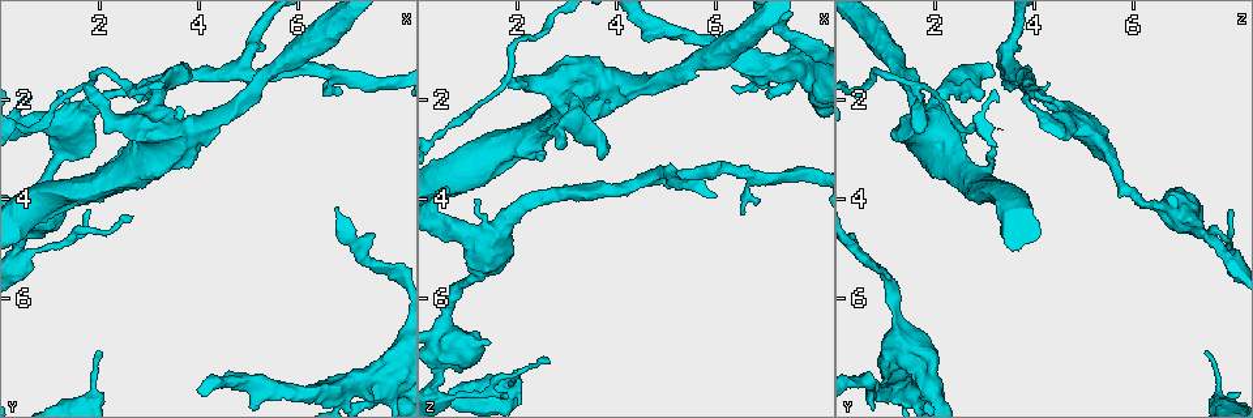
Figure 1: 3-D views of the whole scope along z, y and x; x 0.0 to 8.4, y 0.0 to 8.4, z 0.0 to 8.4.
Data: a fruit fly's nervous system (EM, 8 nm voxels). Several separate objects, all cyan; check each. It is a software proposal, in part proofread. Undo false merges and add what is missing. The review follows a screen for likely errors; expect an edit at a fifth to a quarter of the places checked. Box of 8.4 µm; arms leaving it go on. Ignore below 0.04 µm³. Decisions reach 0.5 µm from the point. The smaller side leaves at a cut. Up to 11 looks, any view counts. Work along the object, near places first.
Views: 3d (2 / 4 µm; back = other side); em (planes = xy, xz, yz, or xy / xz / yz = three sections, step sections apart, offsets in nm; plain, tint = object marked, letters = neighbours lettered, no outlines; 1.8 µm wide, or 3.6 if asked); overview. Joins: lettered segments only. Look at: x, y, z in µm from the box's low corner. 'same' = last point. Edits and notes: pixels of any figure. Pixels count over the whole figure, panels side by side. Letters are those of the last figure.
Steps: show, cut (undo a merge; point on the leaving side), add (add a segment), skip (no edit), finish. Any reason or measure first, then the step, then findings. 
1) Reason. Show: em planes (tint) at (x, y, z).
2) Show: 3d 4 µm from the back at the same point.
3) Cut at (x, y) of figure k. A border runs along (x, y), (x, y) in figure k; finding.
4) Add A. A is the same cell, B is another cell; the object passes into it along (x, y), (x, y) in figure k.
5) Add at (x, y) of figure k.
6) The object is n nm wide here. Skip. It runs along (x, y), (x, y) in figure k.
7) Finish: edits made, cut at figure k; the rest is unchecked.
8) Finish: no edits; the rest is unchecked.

Calibre changes. Show: em 3.6 µm xz step 16 (tint) at (4.10, 2.60, 1.65).

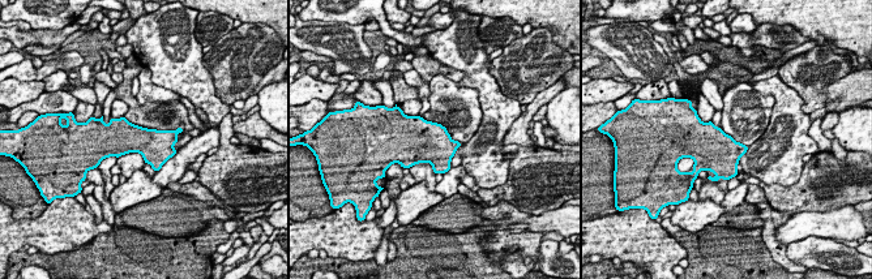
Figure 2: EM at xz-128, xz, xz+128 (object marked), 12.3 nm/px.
Show: em 3.6 µm planes (letters) at the same point.

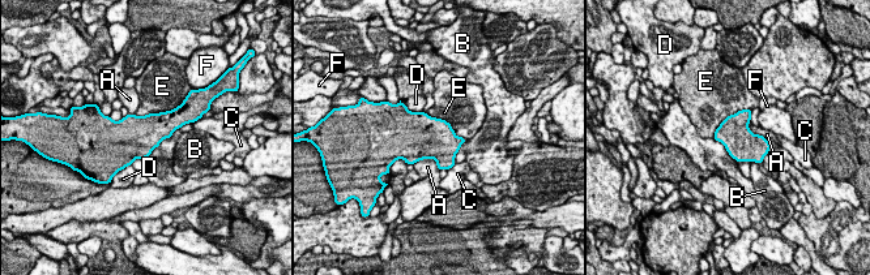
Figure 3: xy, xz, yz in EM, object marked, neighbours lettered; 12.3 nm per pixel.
The object is 400 nm wide here. Skip. A, B, C, D, E and F are other cells; a border runs along (413, 163), (434, 159), (439, 170) in figure 3; one neuron here.

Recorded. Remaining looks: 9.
Abrupt turn. Show: em xz step 8 (tint) at (1.85, 1.90, 1.70).

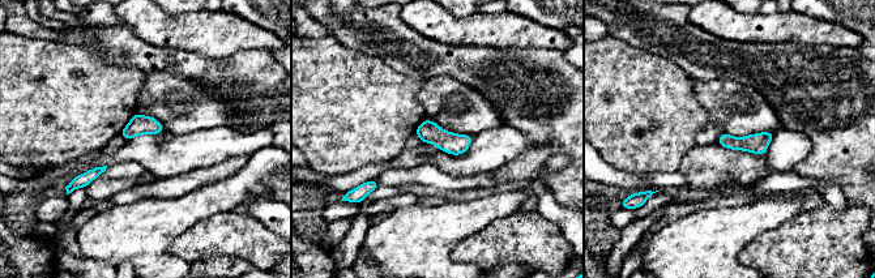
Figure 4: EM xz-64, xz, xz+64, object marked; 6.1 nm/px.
Show: em yz step 4 (letters) at the same point.

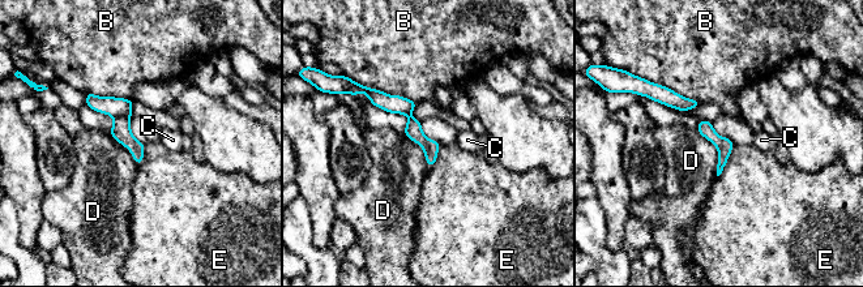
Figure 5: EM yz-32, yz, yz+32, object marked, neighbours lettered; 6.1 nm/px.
The longest contact is with B, 380 nm. Cut at (111, 106) of figure 5. B, C, D and E are other cells; two neurons meet here.

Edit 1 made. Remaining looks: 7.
Side arm on a straight run. Show: 3d 4 µm at (4.75, 1.45, 3.55).

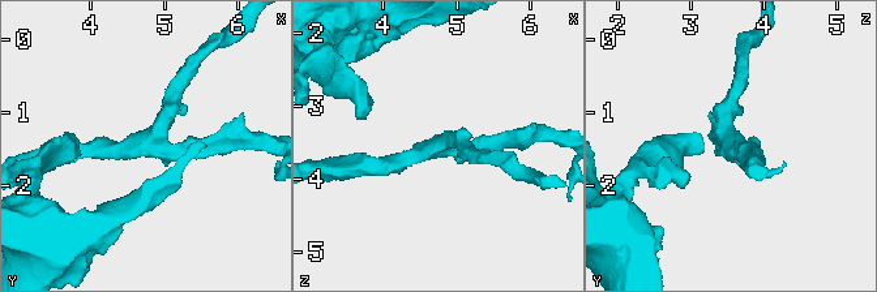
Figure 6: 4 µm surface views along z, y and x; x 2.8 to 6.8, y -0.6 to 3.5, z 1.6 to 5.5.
3 arms meet here; the arms are 200, 220, 240 nm wide. Show: em planes (plain) at (4.75, 1.45, 3.55).

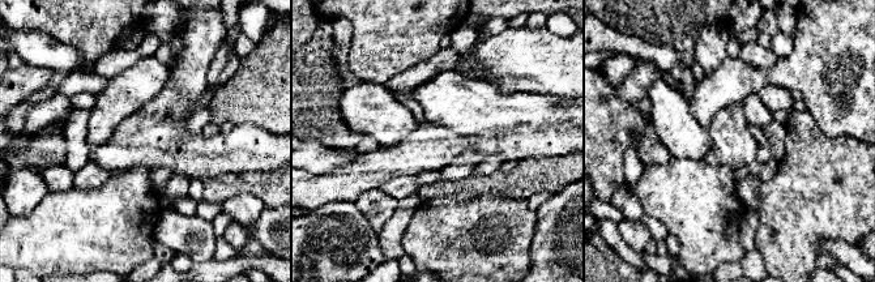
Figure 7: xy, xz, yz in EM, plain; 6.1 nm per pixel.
Show: em planes (letters) at the same point.

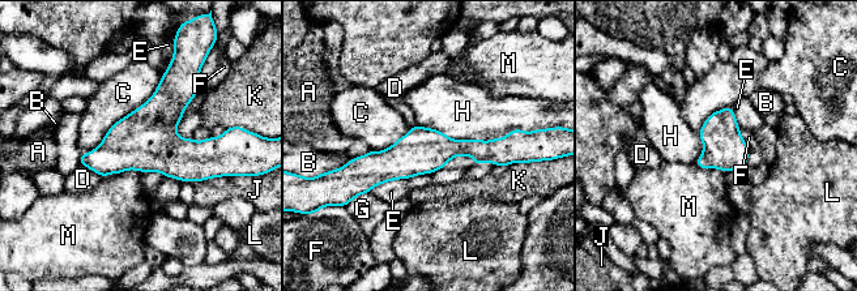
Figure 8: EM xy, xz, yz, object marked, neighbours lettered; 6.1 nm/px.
The object is 260 nm wide here; the longest contact is with C, 700 nm. Skip. A, B, C, D, E, F, G, H, J, K, L and M are other cells; one neuron here.

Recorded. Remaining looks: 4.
Finish: edits made, cut at figure 5; the rest is unchecked.

